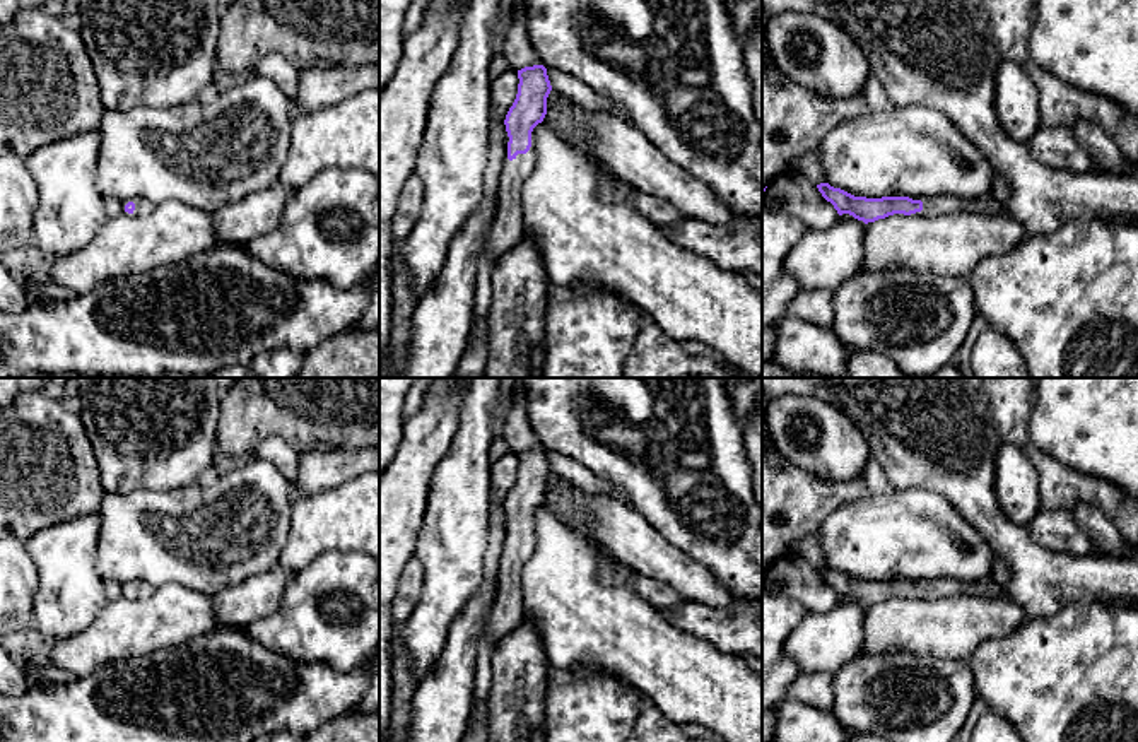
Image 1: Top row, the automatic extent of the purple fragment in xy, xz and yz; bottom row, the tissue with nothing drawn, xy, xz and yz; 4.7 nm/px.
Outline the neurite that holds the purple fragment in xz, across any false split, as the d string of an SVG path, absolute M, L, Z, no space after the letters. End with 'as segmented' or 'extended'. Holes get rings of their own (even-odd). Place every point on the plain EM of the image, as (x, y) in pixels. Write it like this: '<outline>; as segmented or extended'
M543 448L518 453L518 462L518 477L504 503L509 520L509 544L499 559L499 583L489 615L487 633L492 646L523 621L519 569L530 557L531 547L525 537L531 530L533 511L542 506L547 498L547 480L552 474Z; extended

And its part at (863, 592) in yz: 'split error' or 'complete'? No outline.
split error

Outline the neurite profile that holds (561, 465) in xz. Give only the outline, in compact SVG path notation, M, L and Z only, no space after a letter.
M547 451L547 458L548 458L552 474L572 482L579 489L586 492L610 496L613 499L619 499L619 501L624 501L625 504L634 506L625 492L613 487L608 480L596 477L579 462L557 451Z

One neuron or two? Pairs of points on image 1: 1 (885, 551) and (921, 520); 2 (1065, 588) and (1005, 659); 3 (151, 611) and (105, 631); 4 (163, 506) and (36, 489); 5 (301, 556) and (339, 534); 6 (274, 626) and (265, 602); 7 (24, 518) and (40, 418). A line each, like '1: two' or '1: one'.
1: one
2: two
3: one
4: two
5: one
6: two
7: one

